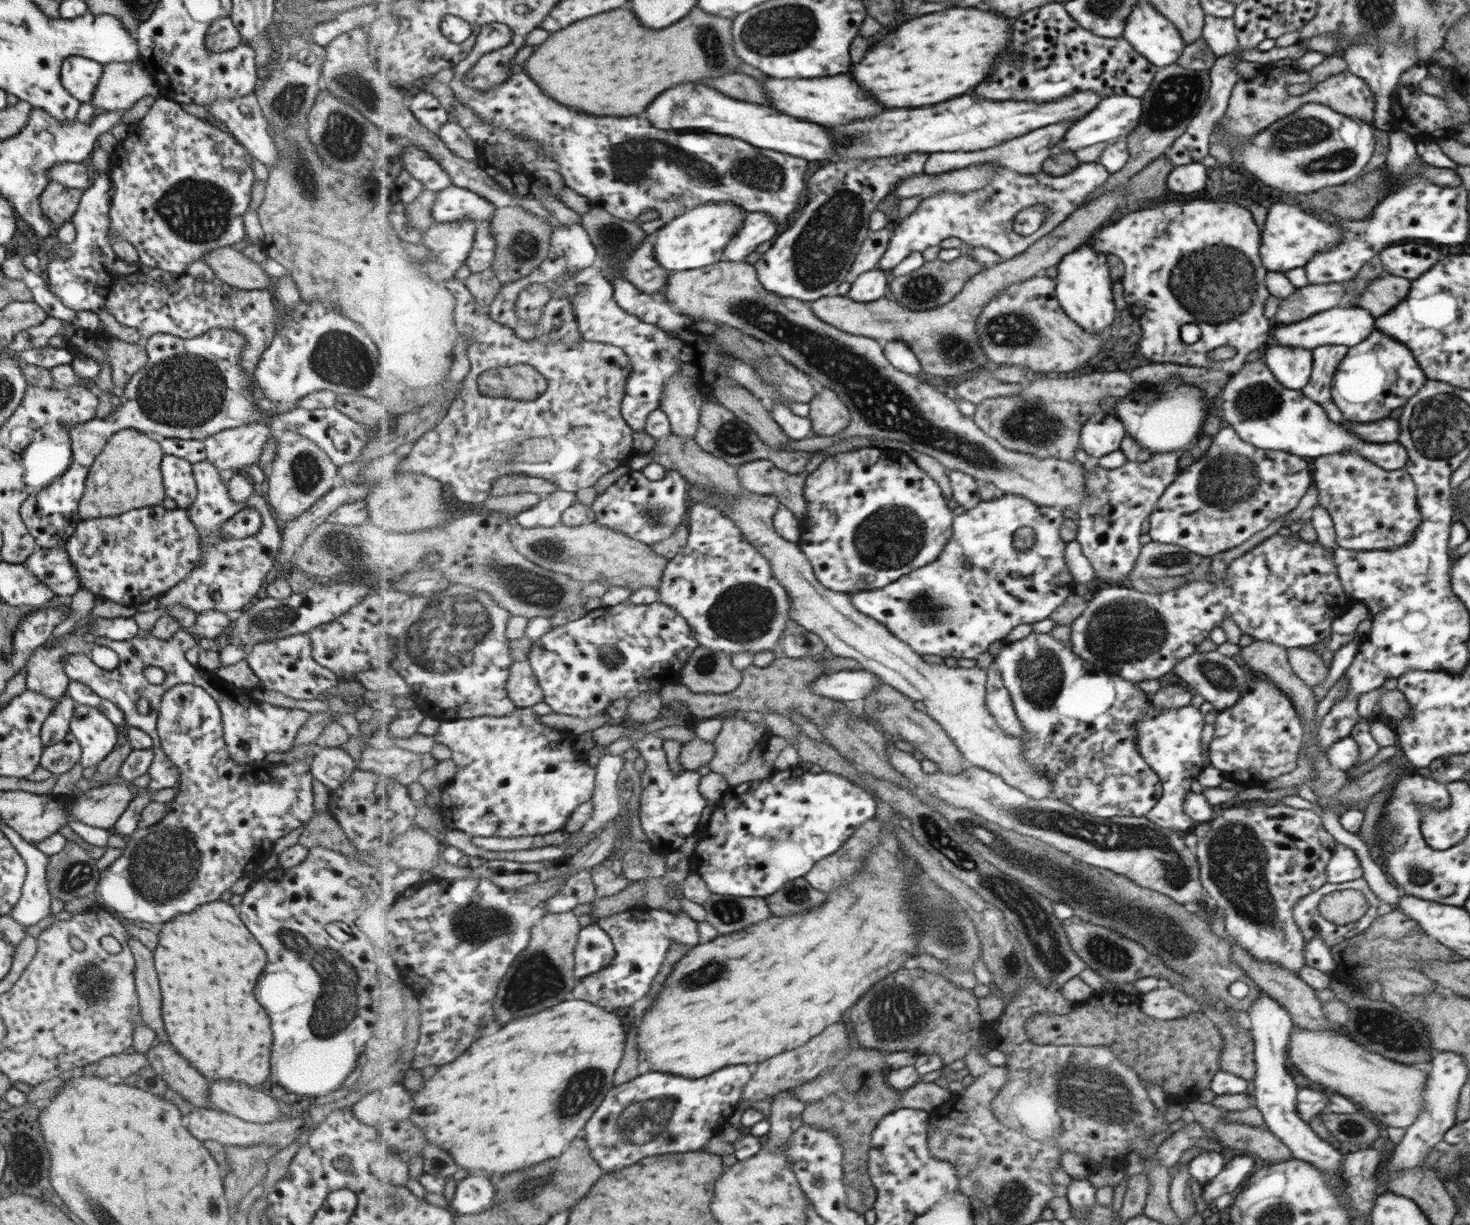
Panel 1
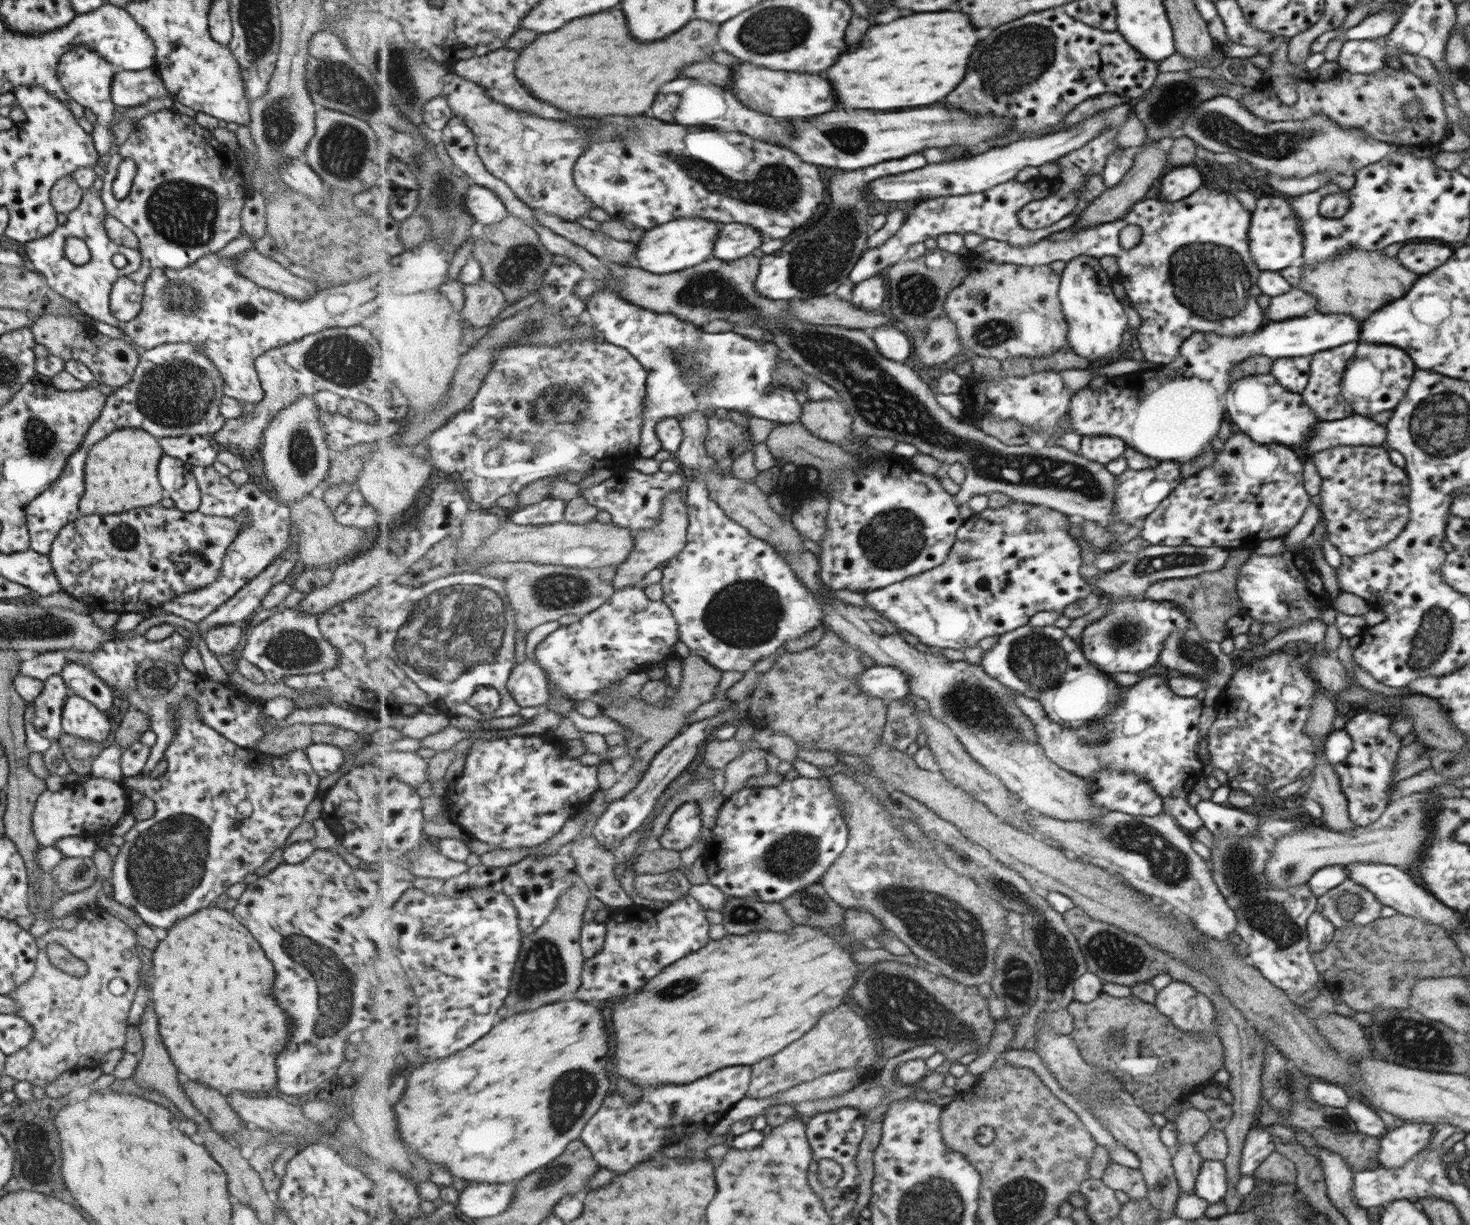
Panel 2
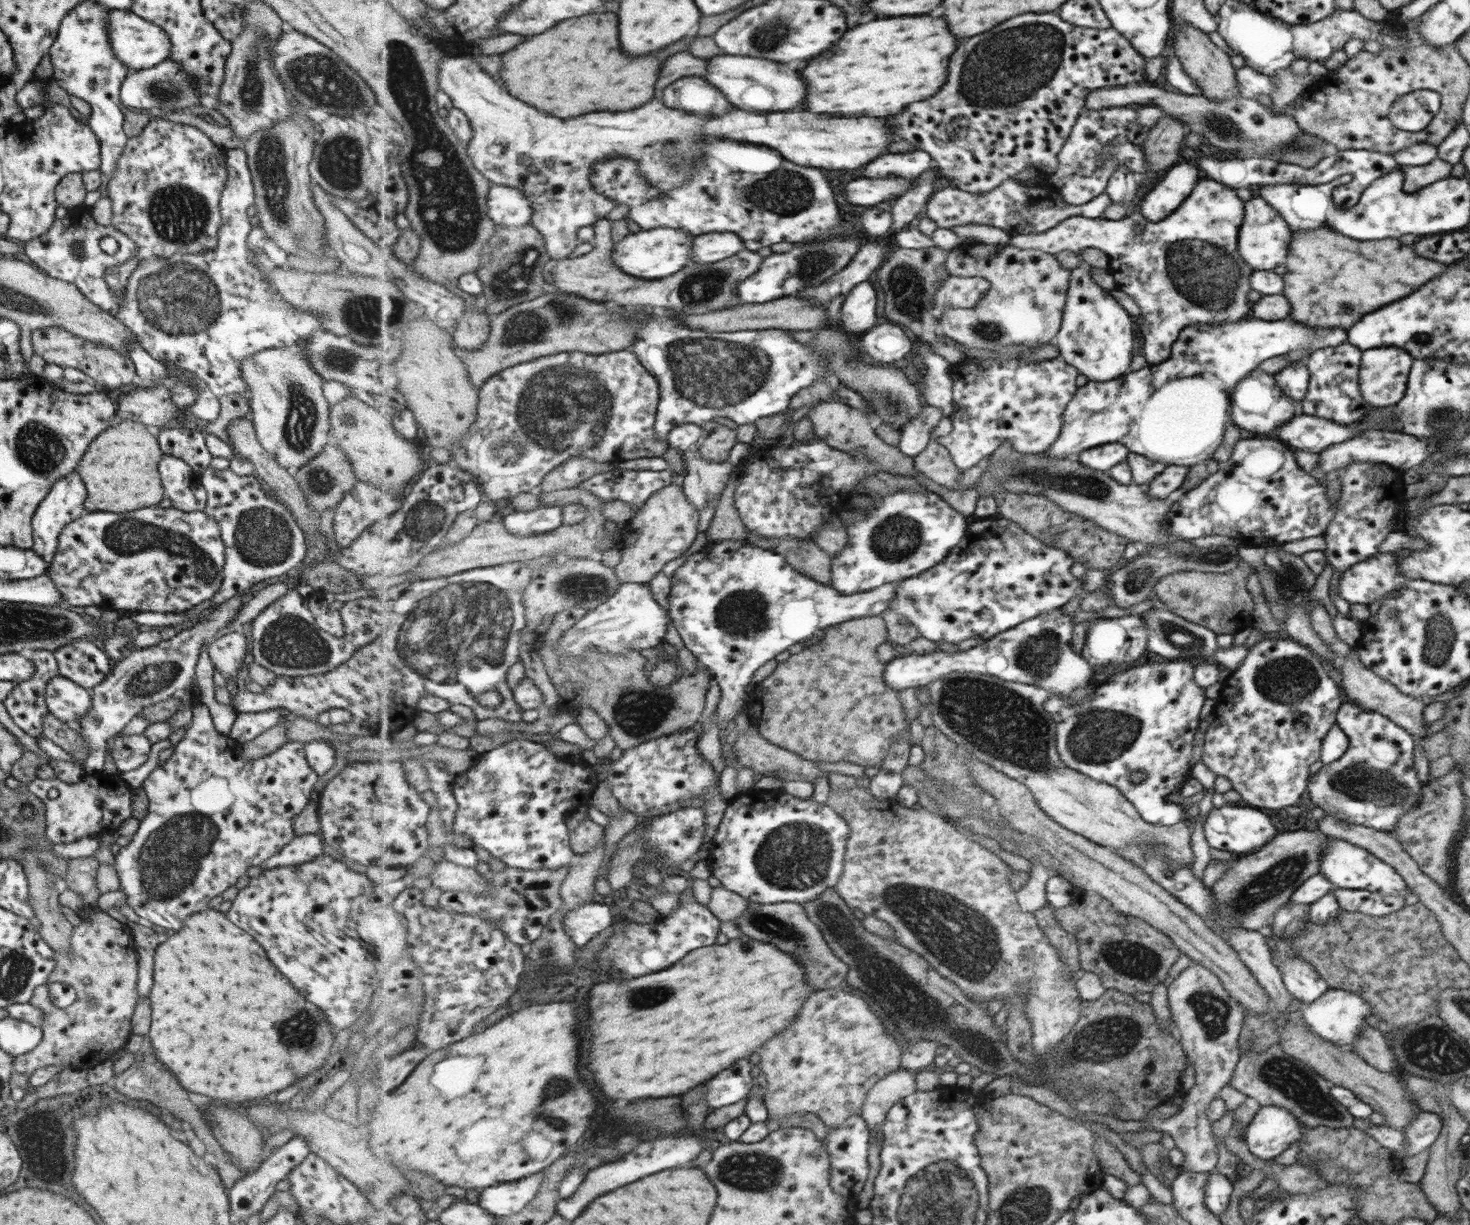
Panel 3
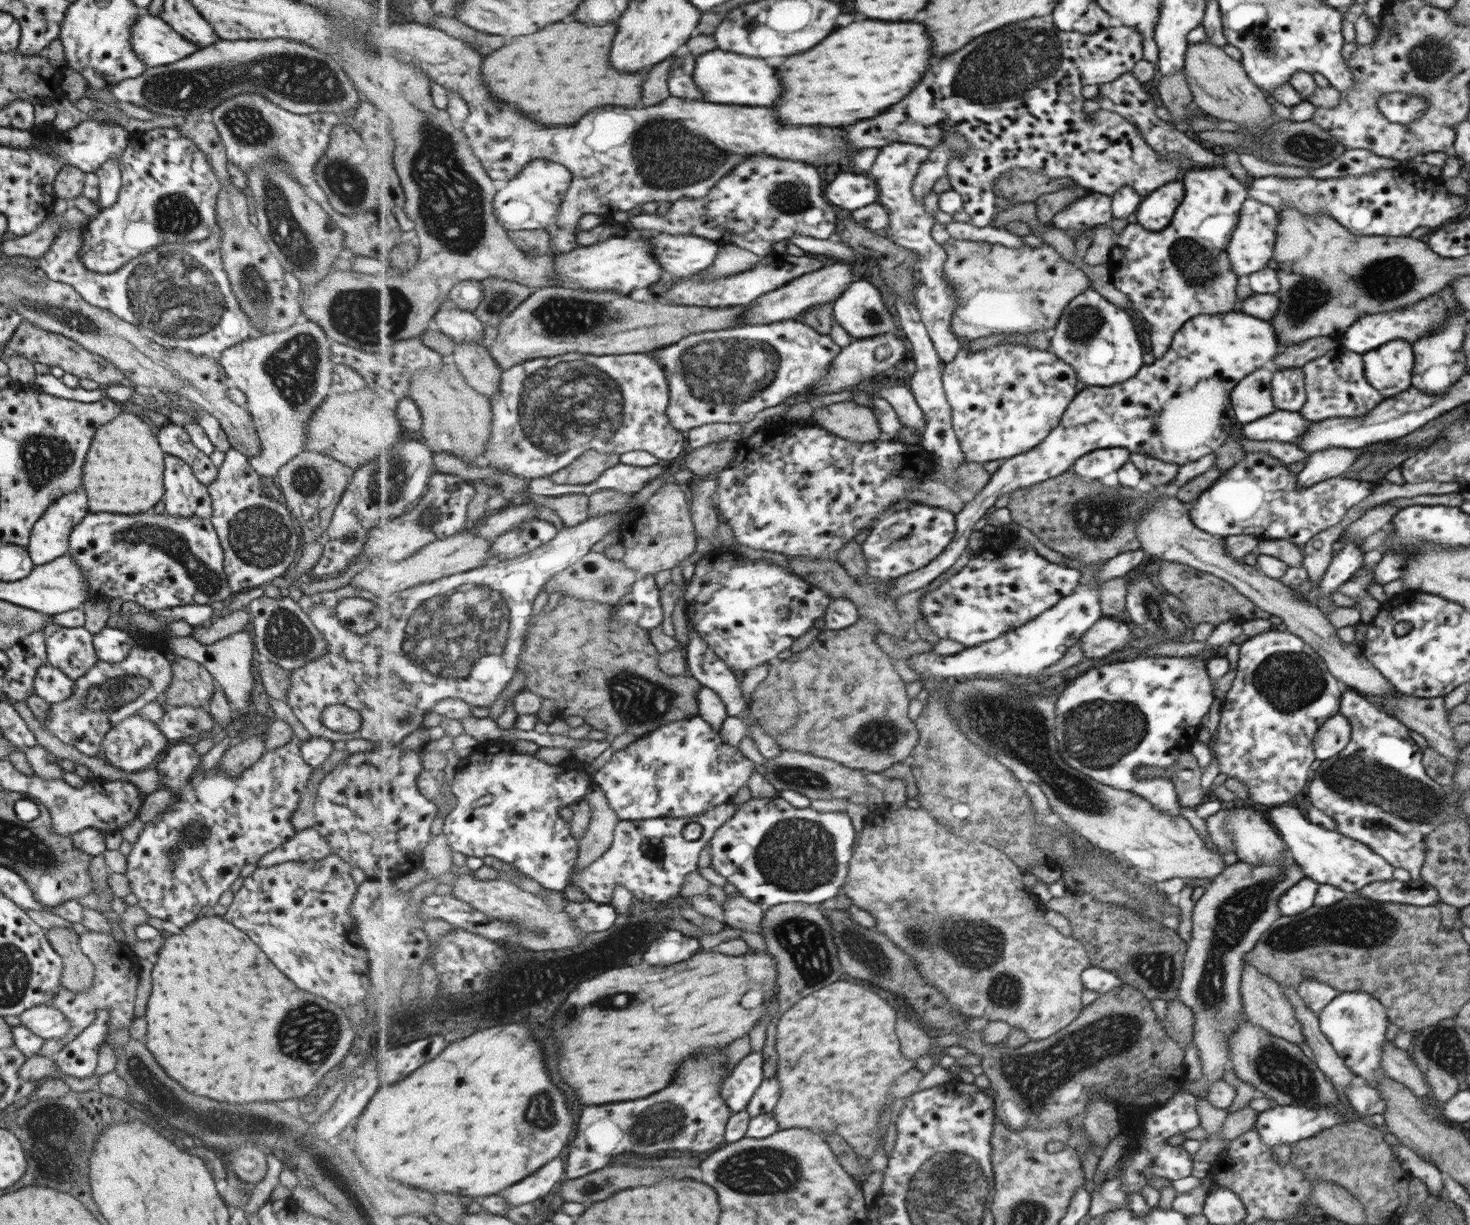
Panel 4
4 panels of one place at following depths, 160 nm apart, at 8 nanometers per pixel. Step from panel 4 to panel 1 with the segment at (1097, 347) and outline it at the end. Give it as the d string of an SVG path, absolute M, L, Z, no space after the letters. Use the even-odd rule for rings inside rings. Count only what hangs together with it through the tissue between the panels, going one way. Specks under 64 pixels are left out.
M1089 242L1076 246L1071 252L1069 252L1069 254L1065 254L1065 256L1062 256L1059 259L1059 262L1055 265L1056 275L1053 278L1053 281L1056 283L1054 286L1054 292L1055 296L1057 296L1059 307L1062 308L1069 318L1077 323L1079 327L1082 327L1087 334L1091 334L1091 336L1101 336L1101 334L1105 334L1105 332L1107 332L1107 328L1109 328L1109 324L1113 322L1113 316L1115 316L1115 310L1113 310L1113 300L1111 300L1111 278L1109 278L1109 268L1107 268L1107 264L1105 264L1105 253L1094 249L1091 245L1088 245L1088 243Z

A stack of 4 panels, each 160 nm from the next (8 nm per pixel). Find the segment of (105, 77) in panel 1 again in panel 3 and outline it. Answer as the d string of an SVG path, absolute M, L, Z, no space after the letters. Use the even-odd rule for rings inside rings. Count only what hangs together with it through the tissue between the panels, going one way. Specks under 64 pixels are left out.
M168 58L148 69L130 71L121 81L118 98L121 105L134 110L155 111L162 109L177 112L185 107L200 104L199 92L196 92L196 82L188 76L174 60Z

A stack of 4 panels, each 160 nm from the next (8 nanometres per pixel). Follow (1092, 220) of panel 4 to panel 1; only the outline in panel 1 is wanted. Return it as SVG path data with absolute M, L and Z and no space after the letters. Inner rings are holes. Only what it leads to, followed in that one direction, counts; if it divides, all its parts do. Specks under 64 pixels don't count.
M1098 162L1080 163L1064 175L1048 175L1042 170L1037 174L1021 174L1007 167L999 167L987 186L961 194L959 191L939 191L922 199L917 210L893 227L894 231L878 268L892 272L910 254L923 252L931 246L940 246L943 240L955 236L972 248L984 246L1006 260L1018 257L1040 238L1050 233L1060 222L1082 206L1082 200L1101 186L1110 174ZM1042 204L1048 208L1043 226L1033 234L1022 235L1014 229L1016 216L1030 206Z

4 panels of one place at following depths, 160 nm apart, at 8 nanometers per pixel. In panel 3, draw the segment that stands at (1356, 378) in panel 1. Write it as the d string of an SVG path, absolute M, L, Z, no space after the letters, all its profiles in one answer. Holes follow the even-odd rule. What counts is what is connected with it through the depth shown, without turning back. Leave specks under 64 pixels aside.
M1380 347L1361 351L1358 372L1358 391L1364 402L1376 409L1397 404L1405 396L1406 381L1414 360L1398 347Z

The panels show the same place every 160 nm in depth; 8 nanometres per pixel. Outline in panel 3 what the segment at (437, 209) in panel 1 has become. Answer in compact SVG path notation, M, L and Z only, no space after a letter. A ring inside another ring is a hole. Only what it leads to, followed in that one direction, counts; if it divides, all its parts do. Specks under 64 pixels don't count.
M493 184L489 192L487 206L497 225L518 227L531 224L532 202L520 188Z

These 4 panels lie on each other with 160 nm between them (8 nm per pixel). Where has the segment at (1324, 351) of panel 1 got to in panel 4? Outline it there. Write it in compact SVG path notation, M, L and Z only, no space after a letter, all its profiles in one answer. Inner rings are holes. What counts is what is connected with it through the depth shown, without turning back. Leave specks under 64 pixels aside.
M1335 346L1323 356L1307 362L1301 369L1306 394L1299 414L1309 422L1337 417L1358 417L1377 406L1383 398L1365 381L1362 356L1341 346Z

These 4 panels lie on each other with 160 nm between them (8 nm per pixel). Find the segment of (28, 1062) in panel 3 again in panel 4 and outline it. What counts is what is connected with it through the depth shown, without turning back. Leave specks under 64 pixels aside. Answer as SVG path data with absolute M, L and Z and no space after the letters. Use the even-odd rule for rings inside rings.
M83 932L78 934L77 944L93 965L90 990L74 993L59 984L58 991L48 1000L48 1004L63 1014L68 1022L68 1029L58 1039L44 1039L43 1044L39 1047L39 1052L37 1052L39 1057L54 1056L62 1046L71 1042L77 1034L85 1030L95 1020L96 1011L99 1009L108 1012L107 1035L115 1032L118 1028L128 1028L132 1019L135 1018L133 1009L139 968L138 959L131 953L130 948L123 941L115 940L110 932Z

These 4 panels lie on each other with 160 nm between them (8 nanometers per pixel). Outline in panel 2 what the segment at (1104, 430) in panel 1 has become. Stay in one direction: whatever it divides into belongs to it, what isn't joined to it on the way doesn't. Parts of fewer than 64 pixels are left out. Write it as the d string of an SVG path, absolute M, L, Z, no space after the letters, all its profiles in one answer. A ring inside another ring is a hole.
M1085 436L1079 446L1079 454L1083 458L1103 465L1117 460L1125 450L1122 440L1113 436Z

